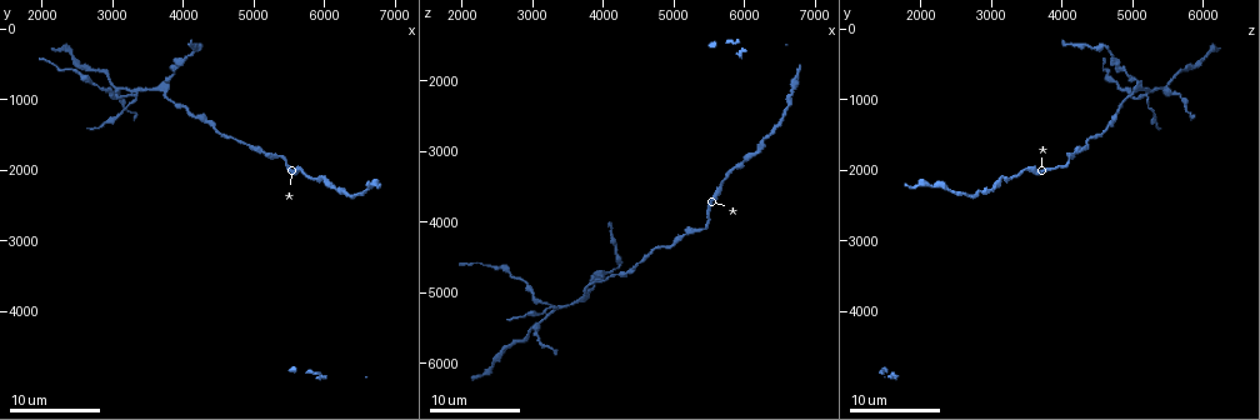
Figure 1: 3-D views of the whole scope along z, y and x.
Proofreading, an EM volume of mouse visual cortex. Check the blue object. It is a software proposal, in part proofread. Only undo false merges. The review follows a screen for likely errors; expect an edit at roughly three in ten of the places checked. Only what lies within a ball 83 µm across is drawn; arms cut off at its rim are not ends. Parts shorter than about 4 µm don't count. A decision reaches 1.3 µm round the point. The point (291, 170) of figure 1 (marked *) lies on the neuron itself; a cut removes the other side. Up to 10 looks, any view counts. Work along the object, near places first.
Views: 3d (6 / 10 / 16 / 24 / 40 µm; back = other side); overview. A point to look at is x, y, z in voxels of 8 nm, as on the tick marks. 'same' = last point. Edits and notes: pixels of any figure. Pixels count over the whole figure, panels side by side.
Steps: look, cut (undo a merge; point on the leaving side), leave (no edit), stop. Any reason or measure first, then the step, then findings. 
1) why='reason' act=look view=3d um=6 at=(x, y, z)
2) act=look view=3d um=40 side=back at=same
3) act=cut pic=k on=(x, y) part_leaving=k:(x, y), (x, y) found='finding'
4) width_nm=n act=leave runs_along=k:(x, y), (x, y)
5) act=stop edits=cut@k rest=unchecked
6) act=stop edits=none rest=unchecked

act=look view=3d um=10 at=(3700, 900, 5000)

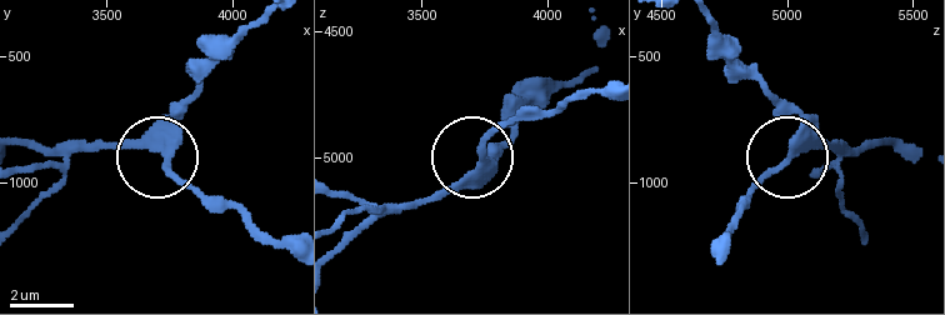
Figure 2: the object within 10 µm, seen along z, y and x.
act=look view=3d um=10 side=back at=(3750, 930, 4980)

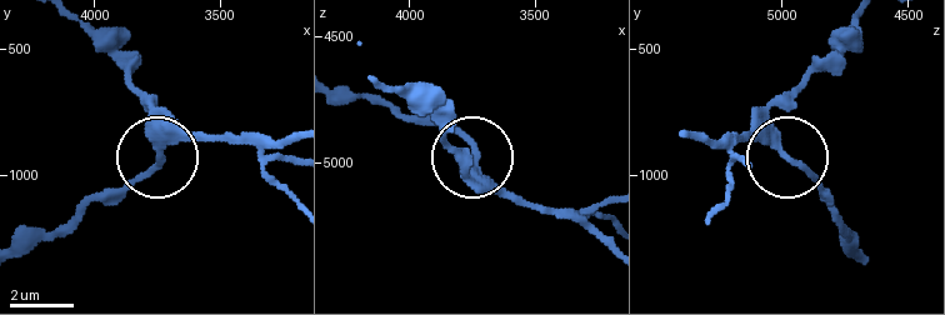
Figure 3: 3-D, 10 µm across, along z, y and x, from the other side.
side_arm_um=12 act=leave runs_along=3:(21, 254), (126, 194), (156, 163), (149, 105), (126, 76) found='one neuron here'

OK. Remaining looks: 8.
why='four arms meet' act=look view=3d um=10 at=(3300, 900, 5250)

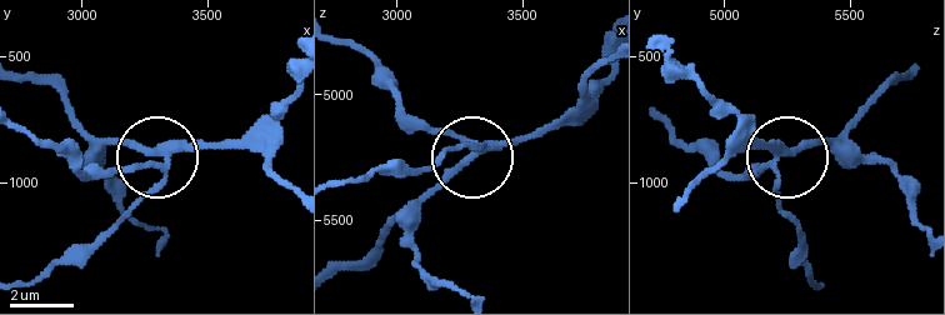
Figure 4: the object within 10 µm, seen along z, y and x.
side_arm_um=14 act=cut pic=4 on=(118, 168) part_leaving=4:(161, 170), (85, 178), (26, 131) found='two neurons meet here'

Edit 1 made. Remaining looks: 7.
why='thick turns thin' act=look view=3d um=6 at=(4700, 1550, 4400)

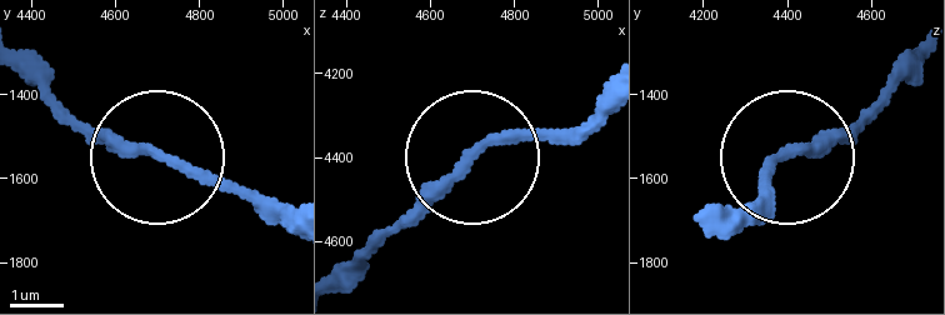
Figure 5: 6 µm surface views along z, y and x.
why='from behind' act=look view=3d um=6 side=back at=(4705, 1545, 4385)

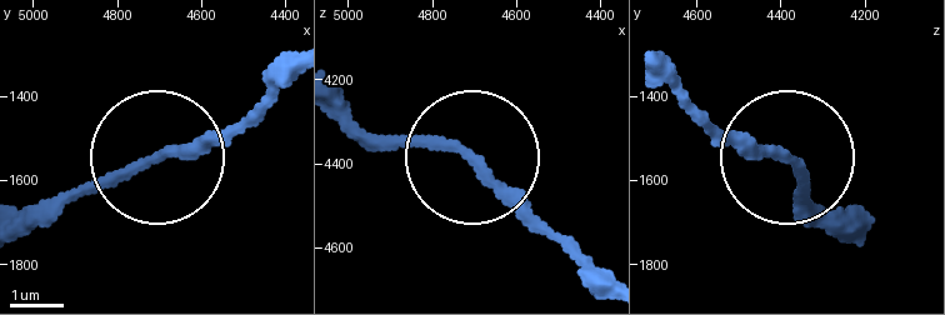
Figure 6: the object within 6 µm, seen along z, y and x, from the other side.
act=leave runs_along=6:(845, 230), (786, 158), (701, 126) found='all the same neuron'

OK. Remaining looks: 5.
act=look view=3d um=16 at=(6700, 2200, 2000)

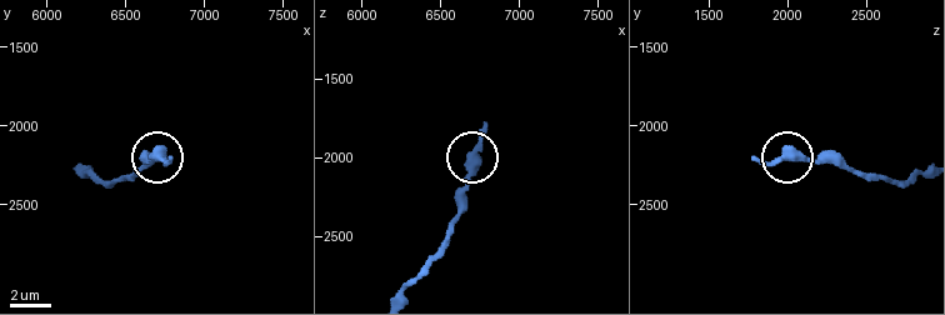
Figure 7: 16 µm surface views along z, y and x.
act=look view=3d um=6 at=(6720, 2200, 1980)

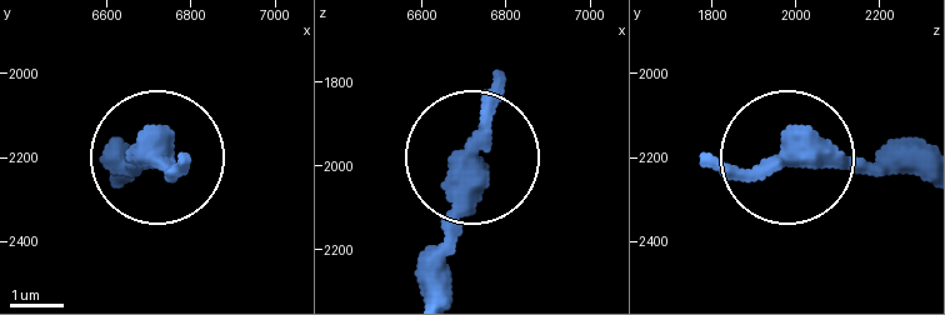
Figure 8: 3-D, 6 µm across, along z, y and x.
width_nm=430 act=leave runs_along=8:(431, 290), (466, 160) found='all the same neuron'

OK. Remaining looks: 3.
why='sudden change in width' act=look view=3d um=6 at=(6250, 2300, 2850)

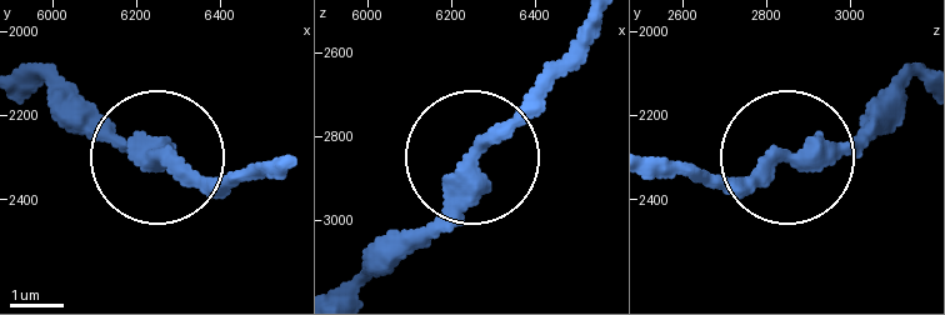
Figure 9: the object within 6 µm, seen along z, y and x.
act=look view=3d um=6 side=back at=(6290, 2310, 2810)

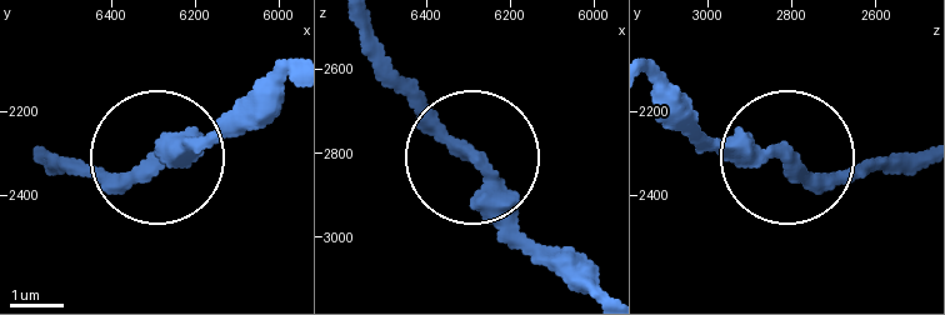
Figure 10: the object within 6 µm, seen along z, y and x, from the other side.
width_nm=300 act=leave runs_along=10:(588, 290), (378, 66) found='one neuron here'

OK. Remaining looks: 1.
act=stop edits=cut@4 rest=unchecked

